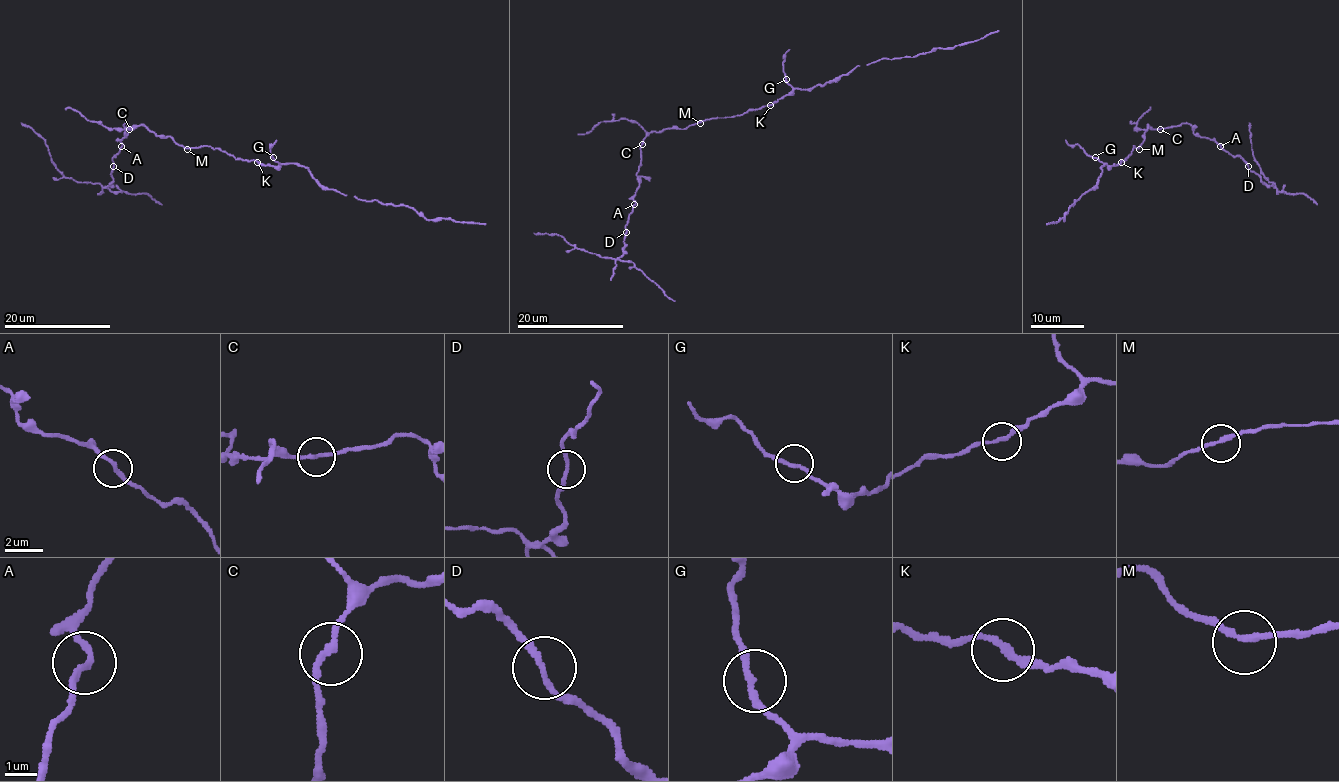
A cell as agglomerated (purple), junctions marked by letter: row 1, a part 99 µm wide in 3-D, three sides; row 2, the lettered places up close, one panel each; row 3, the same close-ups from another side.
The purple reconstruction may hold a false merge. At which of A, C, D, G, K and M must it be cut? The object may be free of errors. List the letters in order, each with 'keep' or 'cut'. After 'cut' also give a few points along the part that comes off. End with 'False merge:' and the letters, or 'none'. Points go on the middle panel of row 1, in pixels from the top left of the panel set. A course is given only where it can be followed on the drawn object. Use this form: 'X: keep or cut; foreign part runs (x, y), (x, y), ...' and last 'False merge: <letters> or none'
A: keep
C: keep
D: cut; foreign part runs (626, 232), (620, 257), (605, 258), (569, 244), (557, 234), (533, 233)
G: keep
K: keep
M: keep
False merge: D

